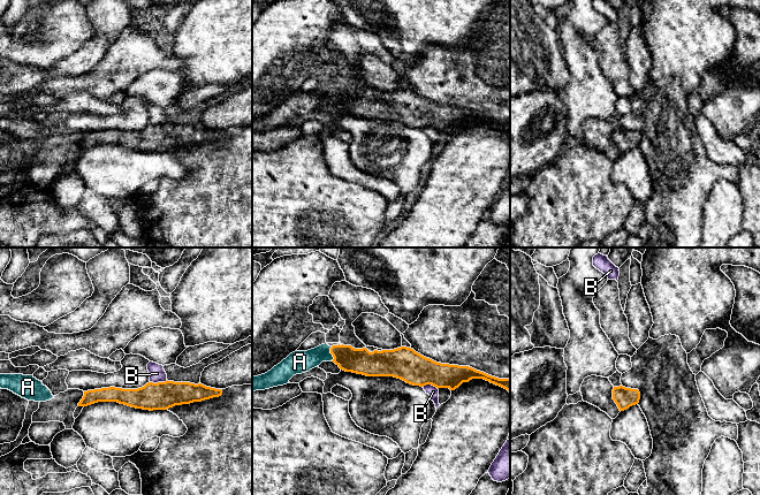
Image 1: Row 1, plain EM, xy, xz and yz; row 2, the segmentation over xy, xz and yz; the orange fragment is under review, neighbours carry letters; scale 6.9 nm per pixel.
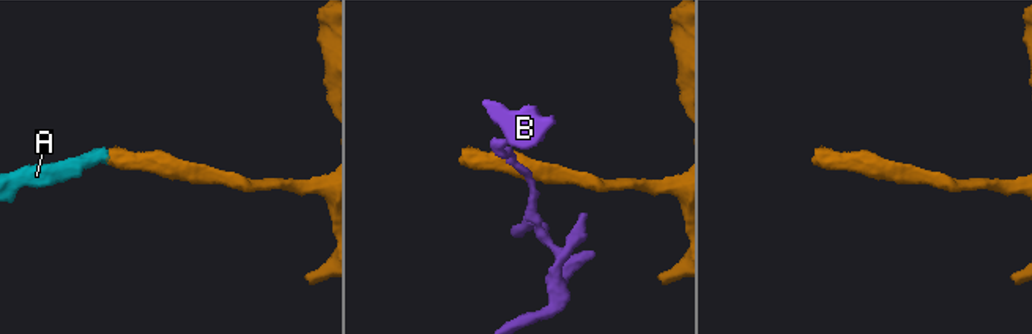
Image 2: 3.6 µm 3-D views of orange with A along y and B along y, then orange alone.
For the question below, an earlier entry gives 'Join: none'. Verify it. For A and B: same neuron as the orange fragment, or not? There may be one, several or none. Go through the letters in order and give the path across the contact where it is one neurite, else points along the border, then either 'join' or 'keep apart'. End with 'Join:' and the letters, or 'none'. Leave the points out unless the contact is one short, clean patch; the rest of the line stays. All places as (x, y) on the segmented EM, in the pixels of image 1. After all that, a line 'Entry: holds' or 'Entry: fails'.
A: across xz (357, 360), (331, 352), (299, 362) | join
B: along xy (167, 380), (150, 382) | keep apart
Join: A
Entry: fails

